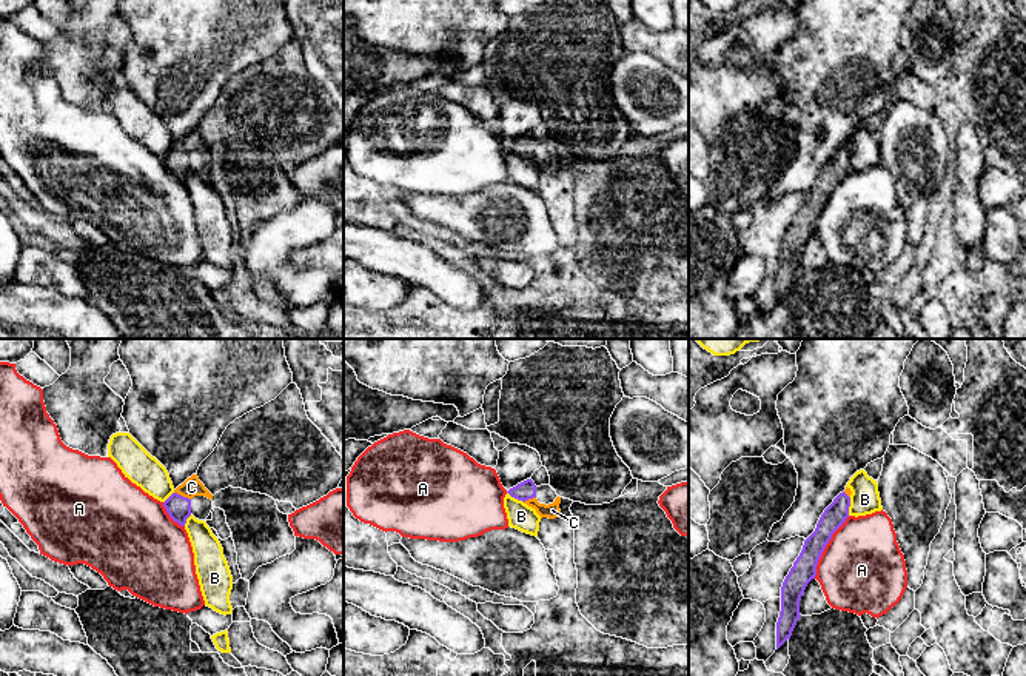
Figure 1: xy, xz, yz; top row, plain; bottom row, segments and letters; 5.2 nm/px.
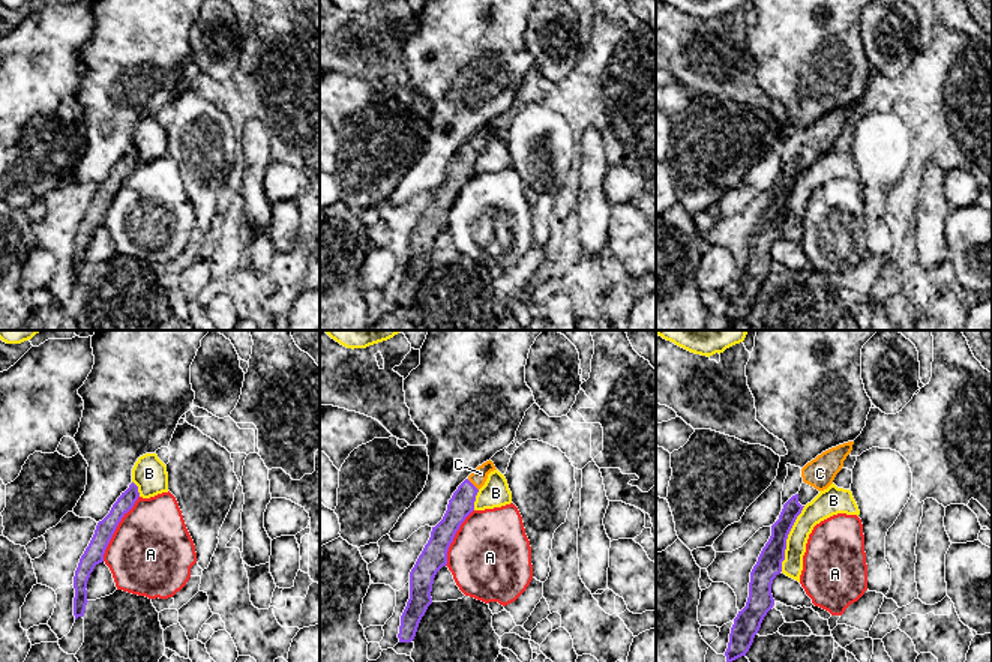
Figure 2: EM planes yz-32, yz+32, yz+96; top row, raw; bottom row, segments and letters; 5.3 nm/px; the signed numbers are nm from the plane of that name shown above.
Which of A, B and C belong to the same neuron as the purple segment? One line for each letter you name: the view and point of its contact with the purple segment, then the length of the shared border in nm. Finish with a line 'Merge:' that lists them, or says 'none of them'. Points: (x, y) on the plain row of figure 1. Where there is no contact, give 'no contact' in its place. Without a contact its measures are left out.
C: contact xy (182, 151); length 100 nm
Merge: C

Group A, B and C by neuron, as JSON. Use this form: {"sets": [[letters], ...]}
{"sets": [["A"], ["B"], ["C"]]}

